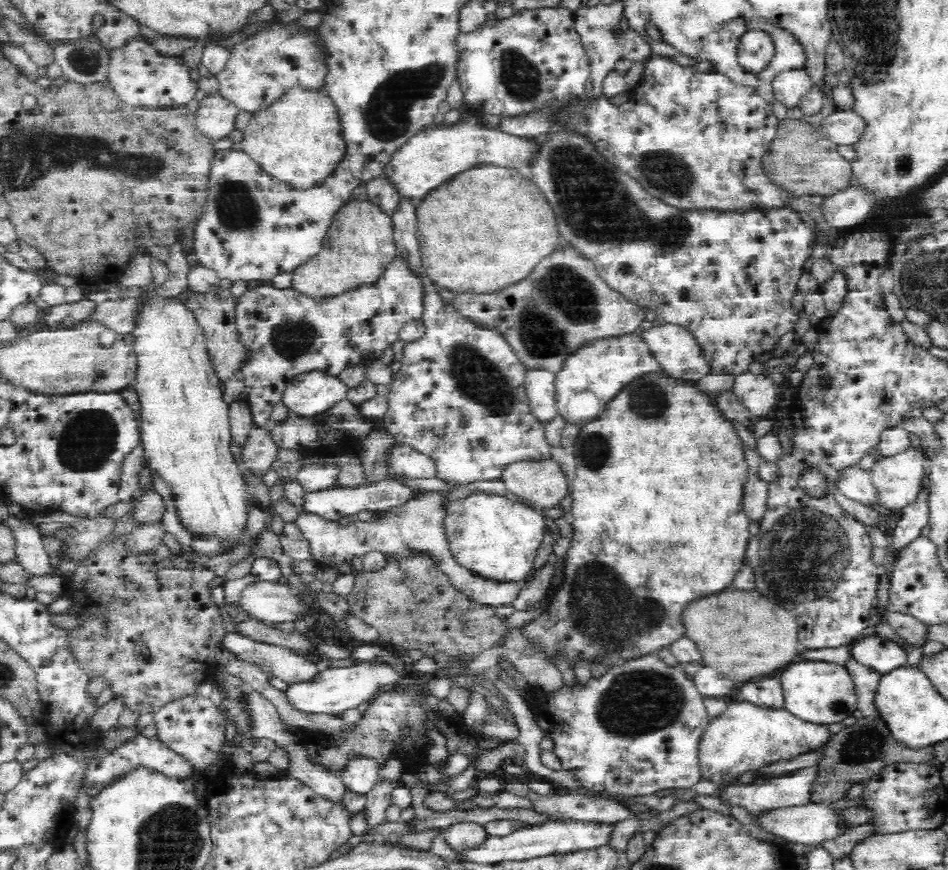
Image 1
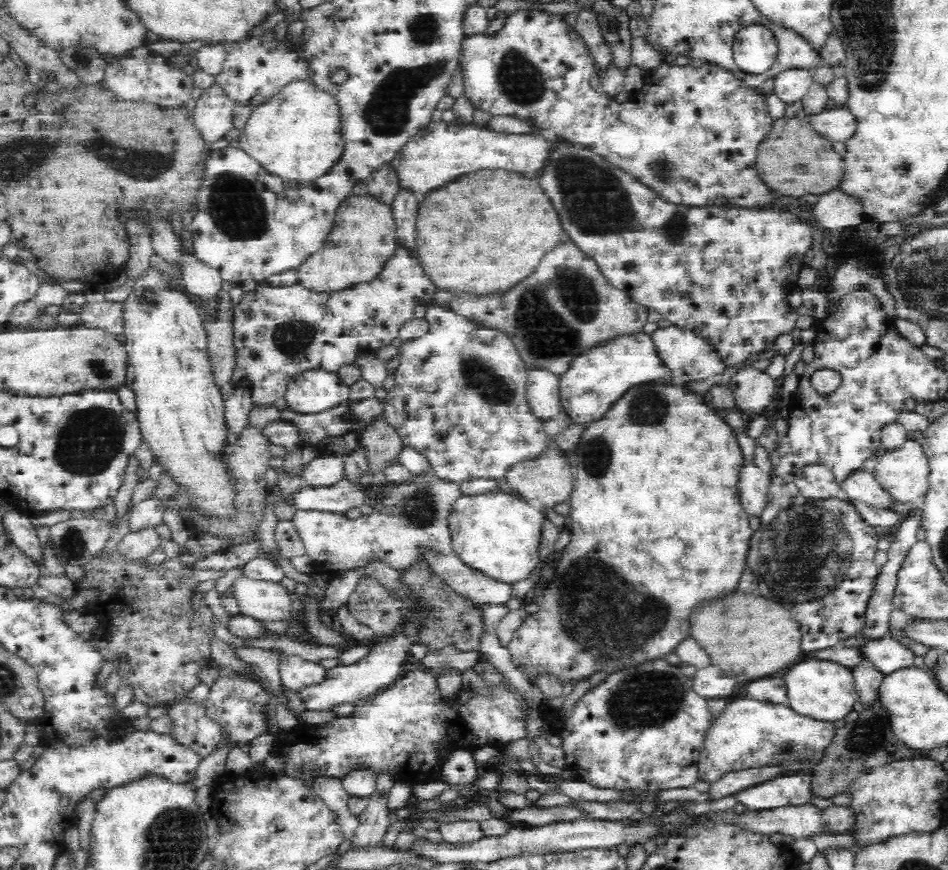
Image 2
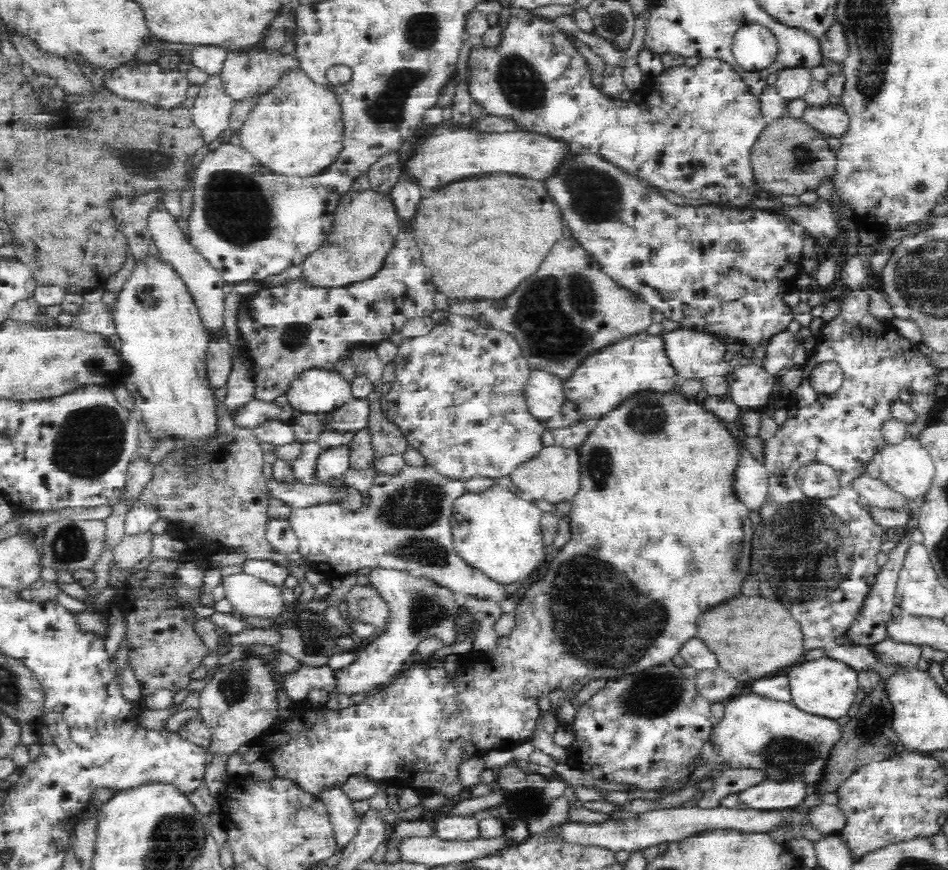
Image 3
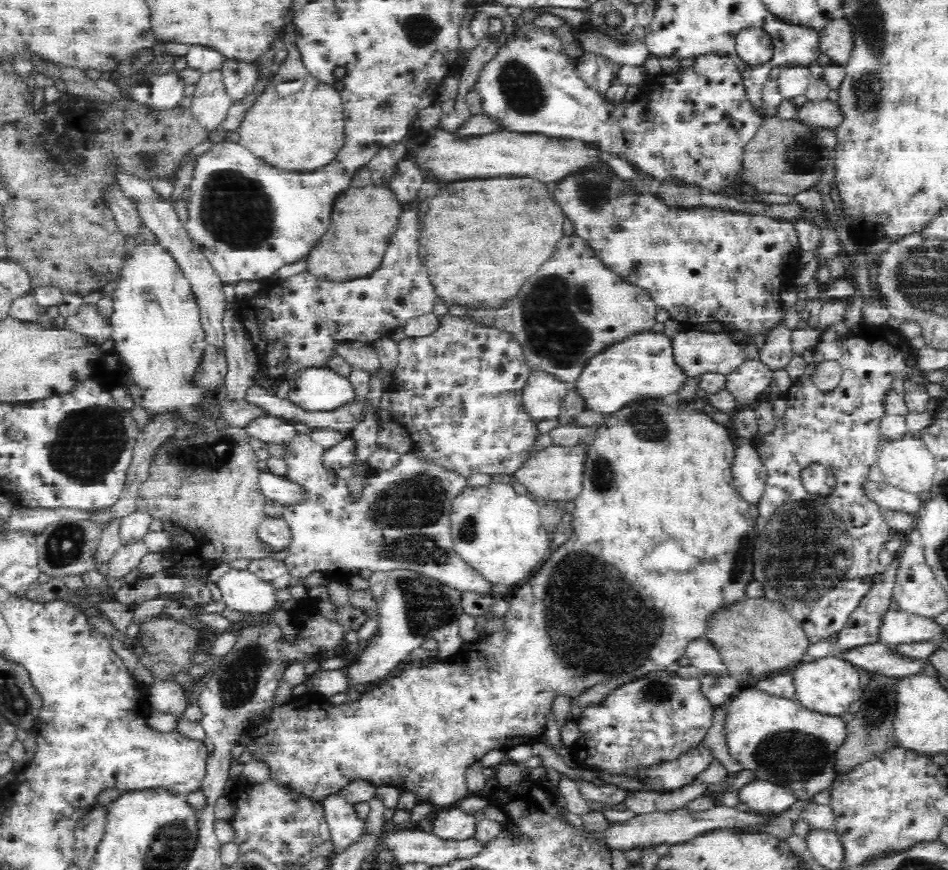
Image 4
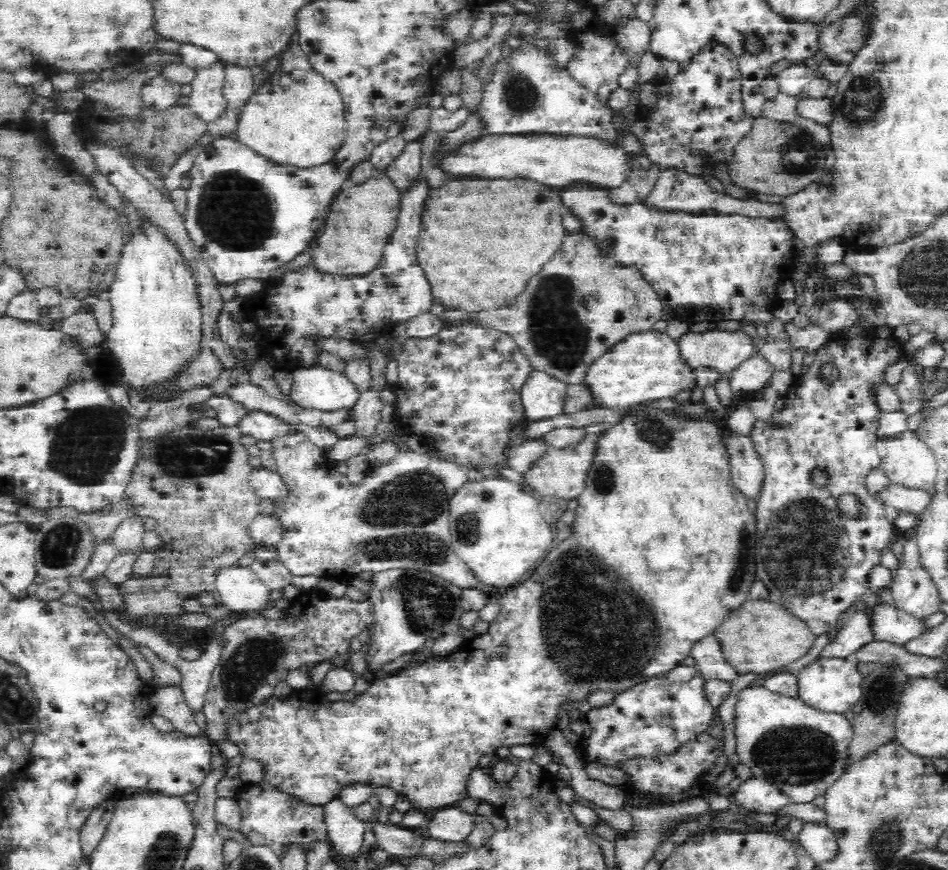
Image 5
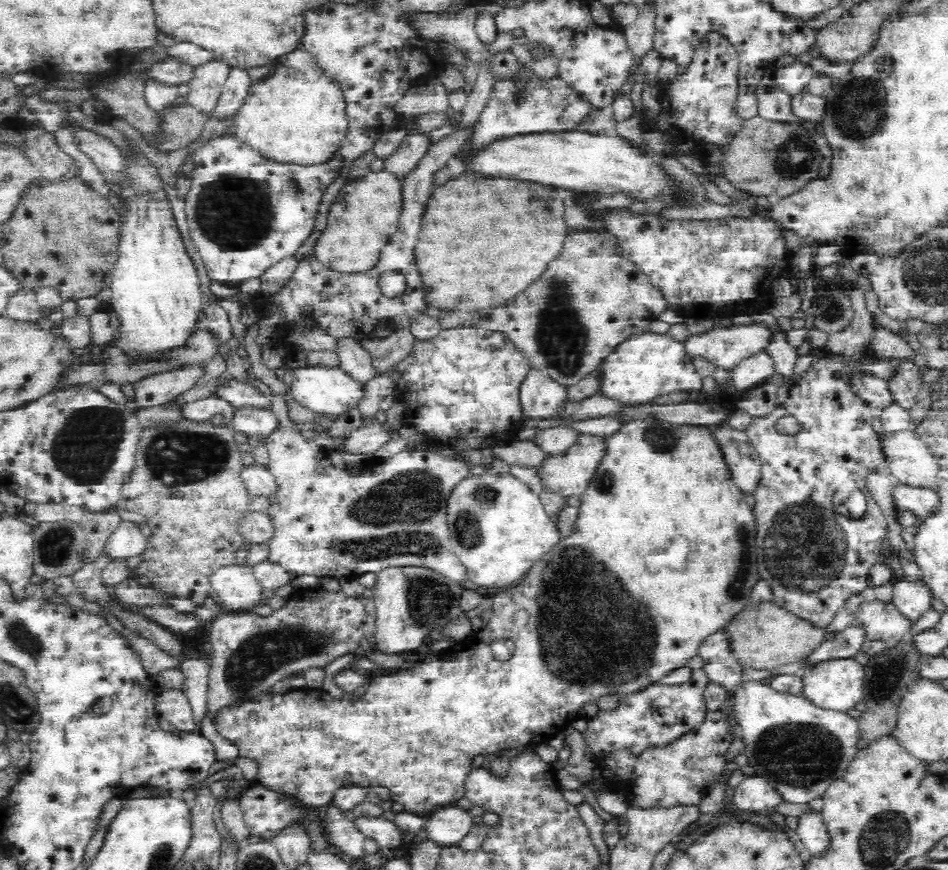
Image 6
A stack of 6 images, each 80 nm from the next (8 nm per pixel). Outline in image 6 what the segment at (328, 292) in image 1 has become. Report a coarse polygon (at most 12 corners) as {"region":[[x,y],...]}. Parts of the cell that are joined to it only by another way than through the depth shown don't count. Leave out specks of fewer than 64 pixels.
{"region":[[386,169],[345,184],[314,257],[372,269],[398,232],[401,180]]}

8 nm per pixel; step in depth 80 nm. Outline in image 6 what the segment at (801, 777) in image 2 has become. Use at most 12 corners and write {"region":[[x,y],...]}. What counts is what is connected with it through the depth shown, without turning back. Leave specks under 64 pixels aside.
{"region":[[765,776],[744,777],[733,802],[744,812],[768,816],[780,801]]}

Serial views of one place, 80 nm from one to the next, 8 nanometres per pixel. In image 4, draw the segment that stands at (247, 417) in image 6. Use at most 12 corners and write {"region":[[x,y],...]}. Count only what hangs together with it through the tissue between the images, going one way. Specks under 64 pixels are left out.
{"region":[[270,415],[250,419],[249,438],[286,444],[297,426]]}

